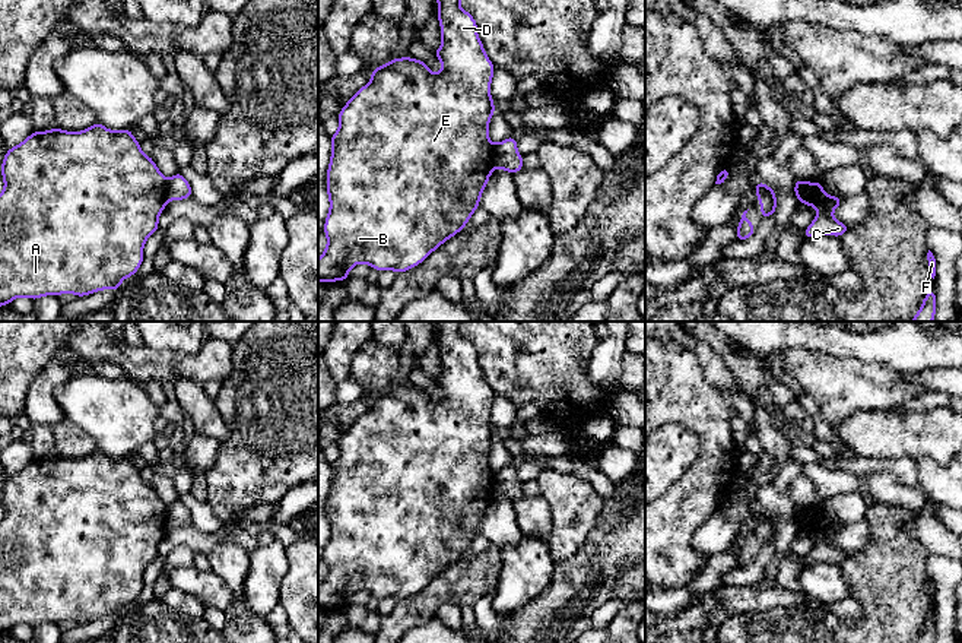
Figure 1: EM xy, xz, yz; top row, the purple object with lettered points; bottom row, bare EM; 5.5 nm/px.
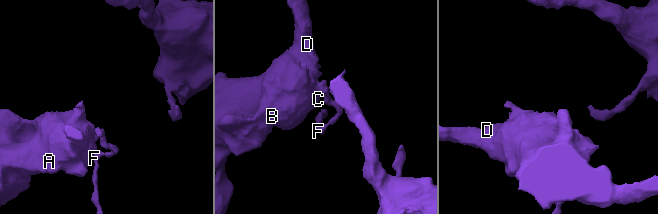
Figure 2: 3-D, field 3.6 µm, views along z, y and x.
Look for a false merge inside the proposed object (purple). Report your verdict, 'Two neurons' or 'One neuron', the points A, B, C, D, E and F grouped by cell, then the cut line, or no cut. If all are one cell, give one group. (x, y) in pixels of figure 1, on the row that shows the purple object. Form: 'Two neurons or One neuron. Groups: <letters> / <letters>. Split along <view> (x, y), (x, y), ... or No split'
Two neurons. Groups: A B C D E / F. Split along xz (492, 145), (497, 165)

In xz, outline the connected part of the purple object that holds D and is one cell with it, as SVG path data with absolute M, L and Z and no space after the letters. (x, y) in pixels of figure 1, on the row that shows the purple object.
M460 0L436 1L436 18L441 25L442 45L432 53L442 63L441 72L434 75L426 63L407 56L393 58L387 64L374 69L369 83L362 86L337 114L340 126L339 130L330 136L331 158L327 170L327 196L330 199L330 209L324 222L327 247L323 256L318 259L318 281L323 284L346 281L349 270L359 263L368 263L378 272L396 270L397 273L403 273L420 265L434 250L466 227L473 212L480 206L480 196L490 174L496 168L493 143L488 136L490 117L496 111L493 99L490 98L490 82L493 77L495 64L488 58L485 47L477 37L477 23L474 18L458 6Z

